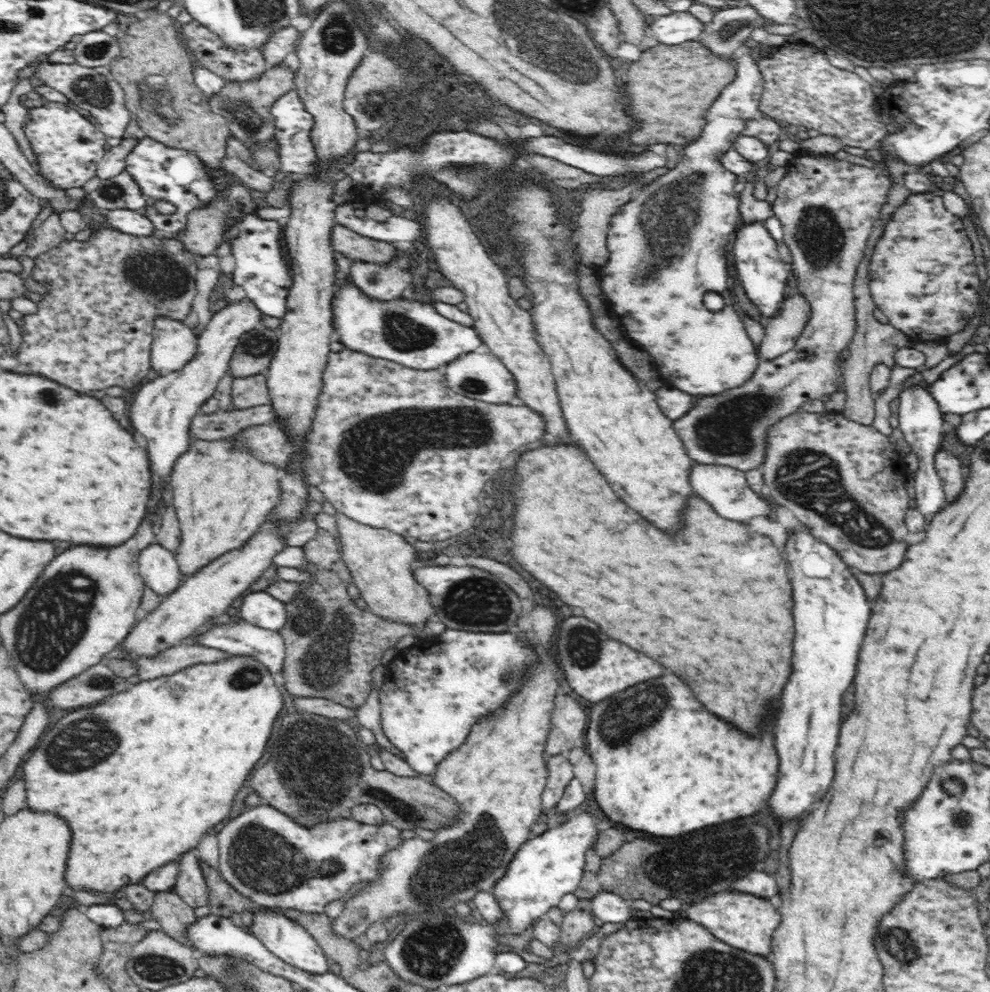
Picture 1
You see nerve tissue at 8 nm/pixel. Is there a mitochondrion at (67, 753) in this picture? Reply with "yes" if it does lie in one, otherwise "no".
yes

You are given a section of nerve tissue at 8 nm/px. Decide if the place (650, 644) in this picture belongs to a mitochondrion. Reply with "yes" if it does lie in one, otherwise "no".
no

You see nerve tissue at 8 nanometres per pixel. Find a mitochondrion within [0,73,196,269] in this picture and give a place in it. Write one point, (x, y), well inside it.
(151, 95)

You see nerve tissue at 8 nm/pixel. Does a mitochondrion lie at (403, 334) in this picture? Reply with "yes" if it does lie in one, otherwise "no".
yes

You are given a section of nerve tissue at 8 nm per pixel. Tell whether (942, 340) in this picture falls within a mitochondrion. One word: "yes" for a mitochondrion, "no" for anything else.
no

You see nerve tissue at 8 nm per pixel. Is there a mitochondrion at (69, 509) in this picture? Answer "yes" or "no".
no

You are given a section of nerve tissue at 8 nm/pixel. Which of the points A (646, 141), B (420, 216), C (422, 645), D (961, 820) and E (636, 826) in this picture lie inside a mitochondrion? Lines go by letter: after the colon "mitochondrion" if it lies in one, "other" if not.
A: other
B: other
C: other
D: other
E: other

